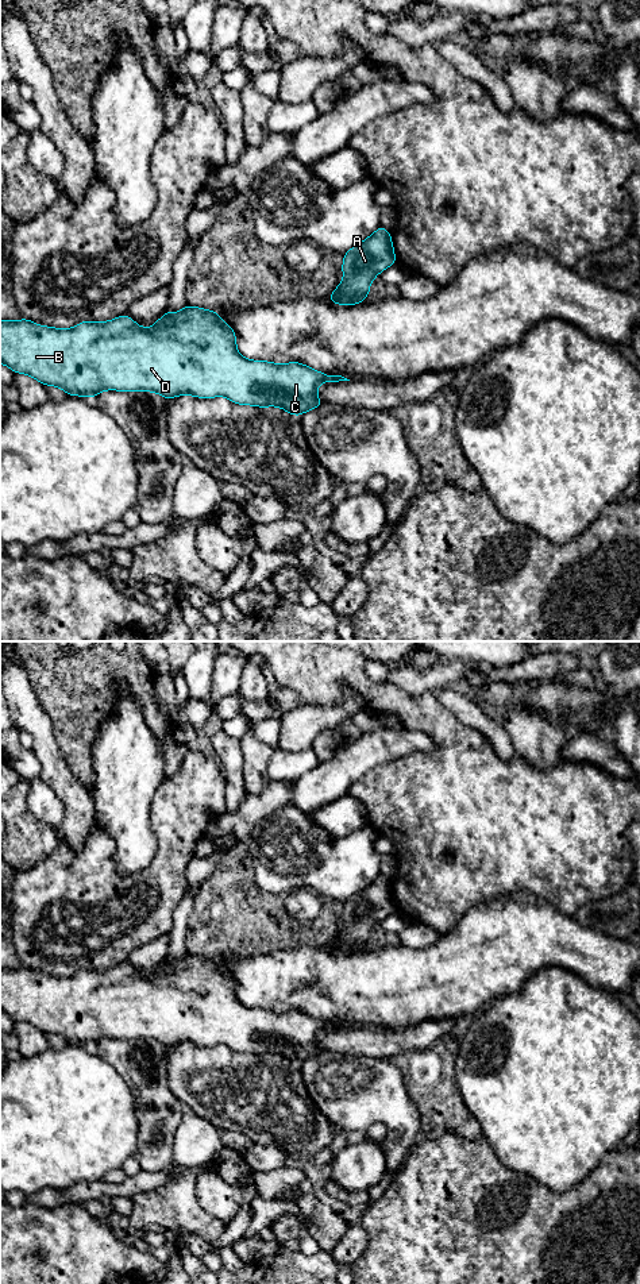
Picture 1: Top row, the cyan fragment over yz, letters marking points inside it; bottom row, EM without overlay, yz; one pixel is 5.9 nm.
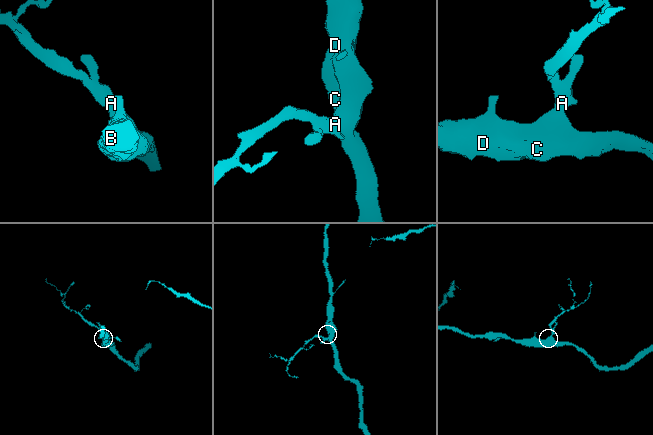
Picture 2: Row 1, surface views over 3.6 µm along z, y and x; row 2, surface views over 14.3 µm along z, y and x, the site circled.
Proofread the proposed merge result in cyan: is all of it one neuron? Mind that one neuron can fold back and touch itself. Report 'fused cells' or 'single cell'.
single cell

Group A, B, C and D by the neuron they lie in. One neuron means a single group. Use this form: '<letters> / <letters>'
A B C D

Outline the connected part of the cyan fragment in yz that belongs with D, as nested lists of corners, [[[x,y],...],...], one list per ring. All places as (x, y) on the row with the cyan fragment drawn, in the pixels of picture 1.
[[[189,304],[180,313],[171,313],[167,308],[166,313],[149,329],[138,325],[126,313],[103,323],[80,321],[69,329],[38,325],[24,317],[18,321],[0,319],[0,363],[8,366],[15,374],[31,375],[45,386],[58,386],[68,396],[92,400],[103,390],[155,392],[165,400],[182,394],[197,398],[223,396],[239,405],[279,406],[296,417],[324,405],[316,396],[320,383],[350,381],[342,375],[327,375],[300,362],[275,365],[269,360],[248,360],[238,352],[234,329],[220,319],[216,311]]]

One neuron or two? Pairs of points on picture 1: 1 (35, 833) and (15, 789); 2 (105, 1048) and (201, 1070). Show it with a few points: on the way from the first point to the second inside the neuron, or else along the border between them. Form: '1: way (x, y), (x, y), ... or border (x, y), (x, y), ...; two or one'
1: way (24, 822), (15, 813), (15, 799); one
2: border (165, 1048), (166, 1083), (173, 1092); two

